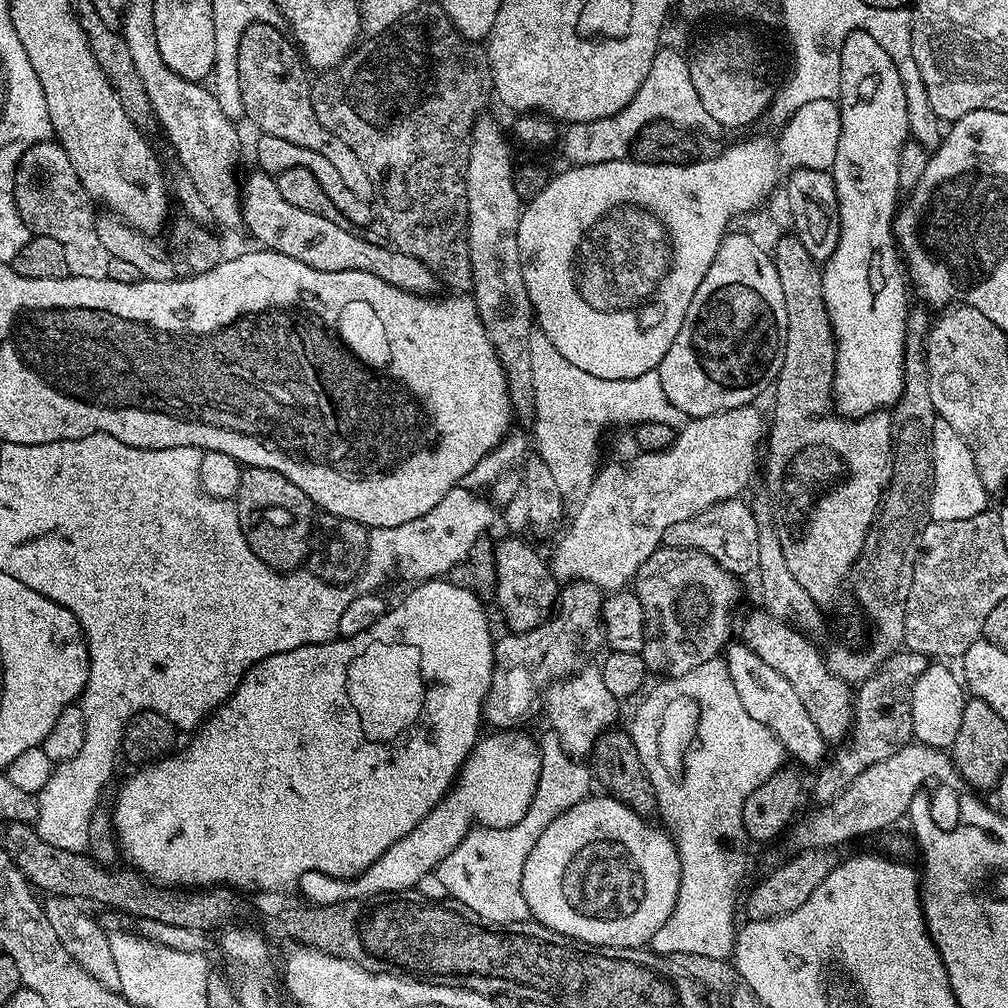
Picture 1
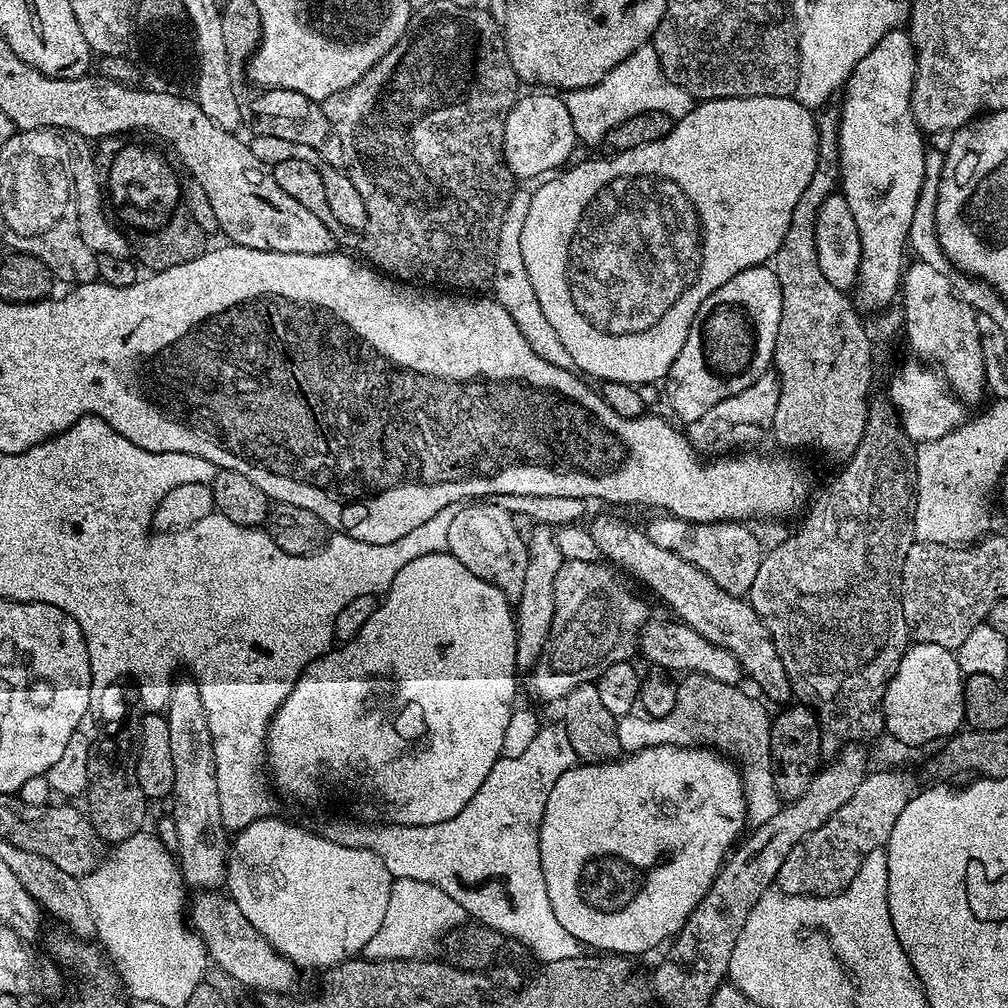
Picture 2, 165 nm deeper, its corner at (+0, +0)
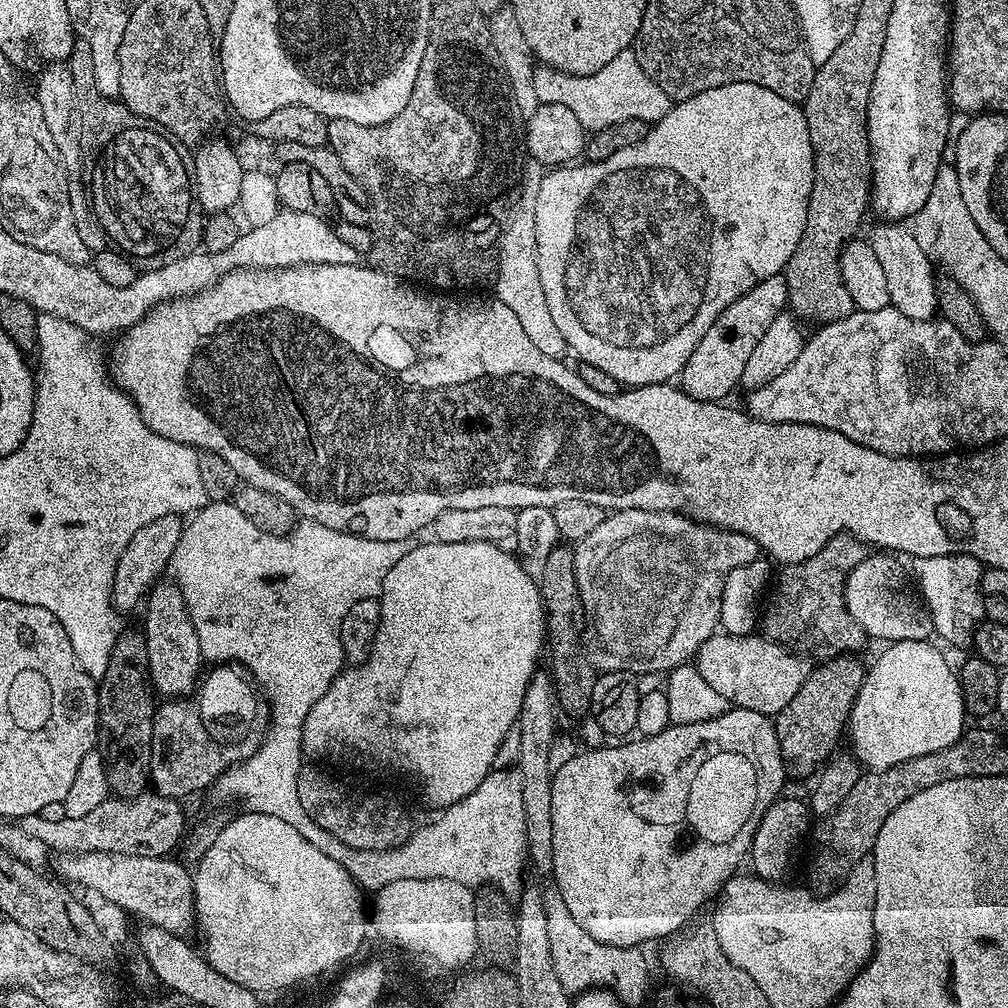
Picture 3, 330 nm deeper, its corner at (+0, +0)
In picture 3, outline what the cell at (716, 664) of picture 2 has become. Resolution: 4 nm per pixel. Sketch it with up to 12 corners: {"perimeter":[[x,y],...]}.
{"perimeter":[[717,634],[694,667],[729,705],[775,718],[810,665],[763,634]]}

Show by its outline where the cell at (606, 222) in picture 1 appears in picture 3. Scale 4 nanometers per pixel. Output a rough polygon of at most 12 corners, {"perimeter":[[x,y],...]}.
{"perimeter":[[737,80],[545,171],[577,361],[679,377],[806,226],[803,107]]}

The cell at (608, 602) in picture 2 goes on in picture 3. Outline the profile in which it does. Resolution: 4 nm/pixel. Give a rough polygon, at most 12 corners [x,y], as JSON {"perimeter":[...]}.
{"perimeter":[[609,511],[575,541],[588,661],[667,674],[754,538]]}

